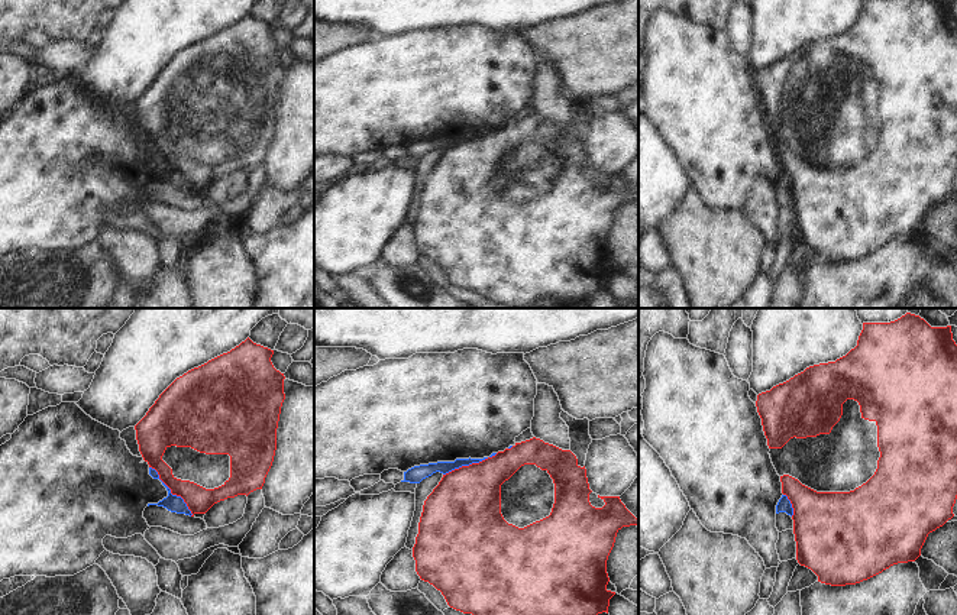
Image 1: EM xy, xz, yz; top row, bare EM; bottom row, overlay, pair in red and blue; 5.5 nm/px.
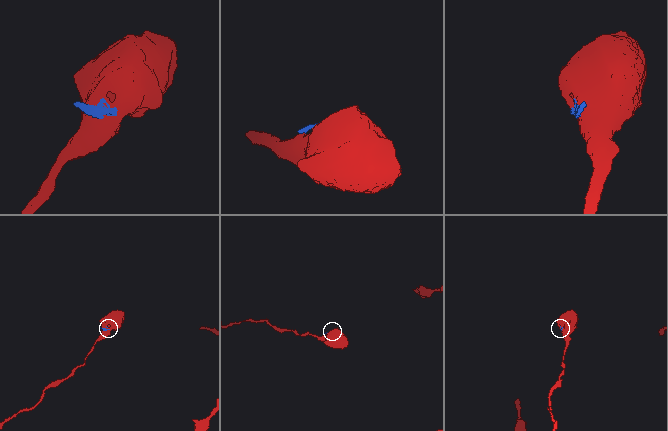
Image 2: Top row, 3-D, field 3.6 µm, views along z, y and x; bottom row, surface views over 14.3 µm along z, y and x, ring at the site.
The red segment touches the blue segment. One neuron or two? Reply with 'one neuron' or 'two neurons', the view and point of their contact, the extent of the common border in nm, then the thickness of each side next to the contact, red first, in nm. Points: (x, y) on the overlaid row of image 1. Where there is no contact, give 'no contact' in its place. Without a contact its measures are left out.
two neurons; contact xy (171, 492); length 360 nm; calibres 150 and 100 nm

